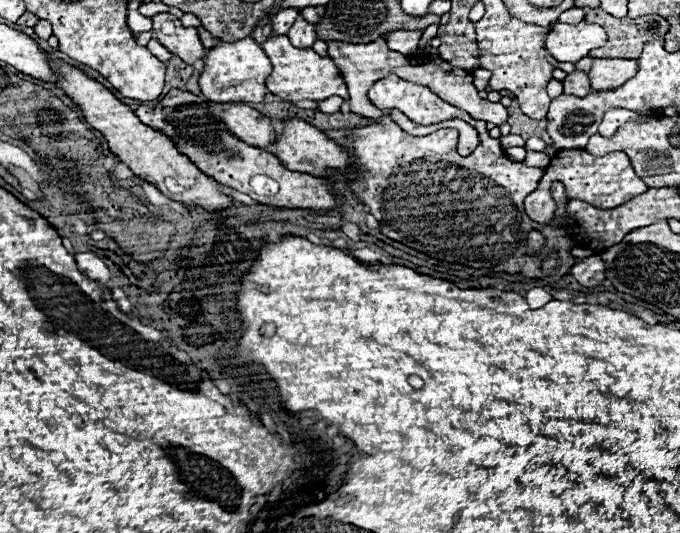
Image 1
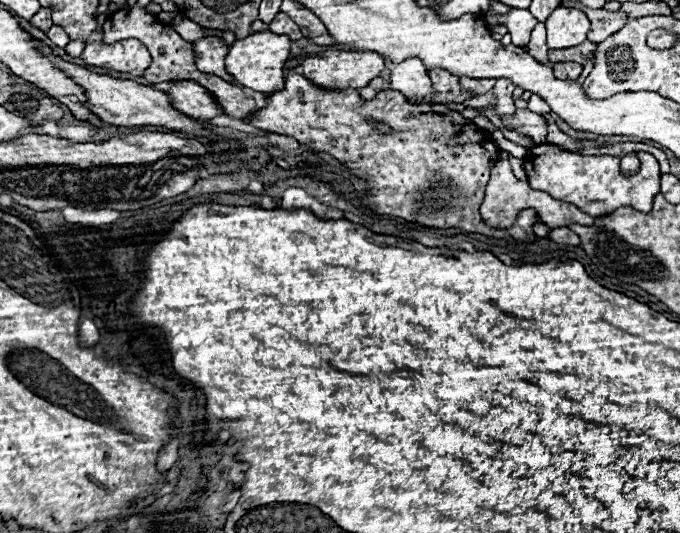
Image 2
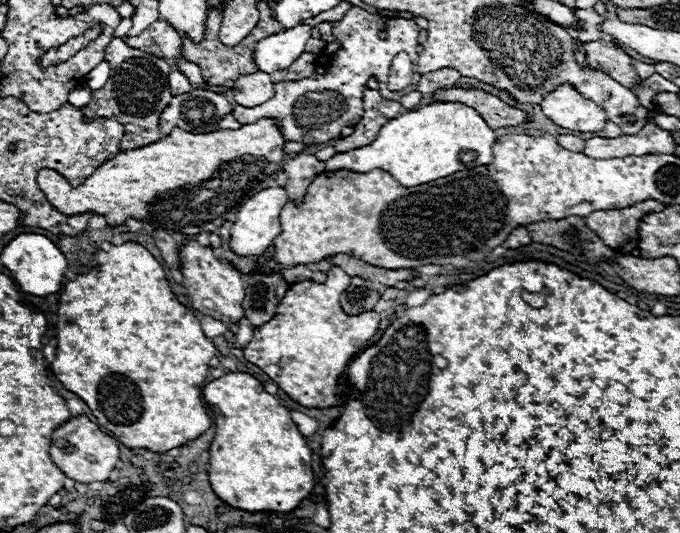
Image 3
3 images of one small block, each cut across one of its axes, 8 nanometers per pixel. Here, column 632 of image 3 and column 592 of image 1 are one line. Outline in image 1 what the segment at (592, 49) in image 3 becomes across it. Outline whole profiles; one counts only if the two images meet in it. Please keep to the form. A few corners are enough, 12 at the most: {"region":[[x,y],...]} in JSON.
{"region":[[594,60],[588,72],[594,90],[624,86],[638,60]]}

